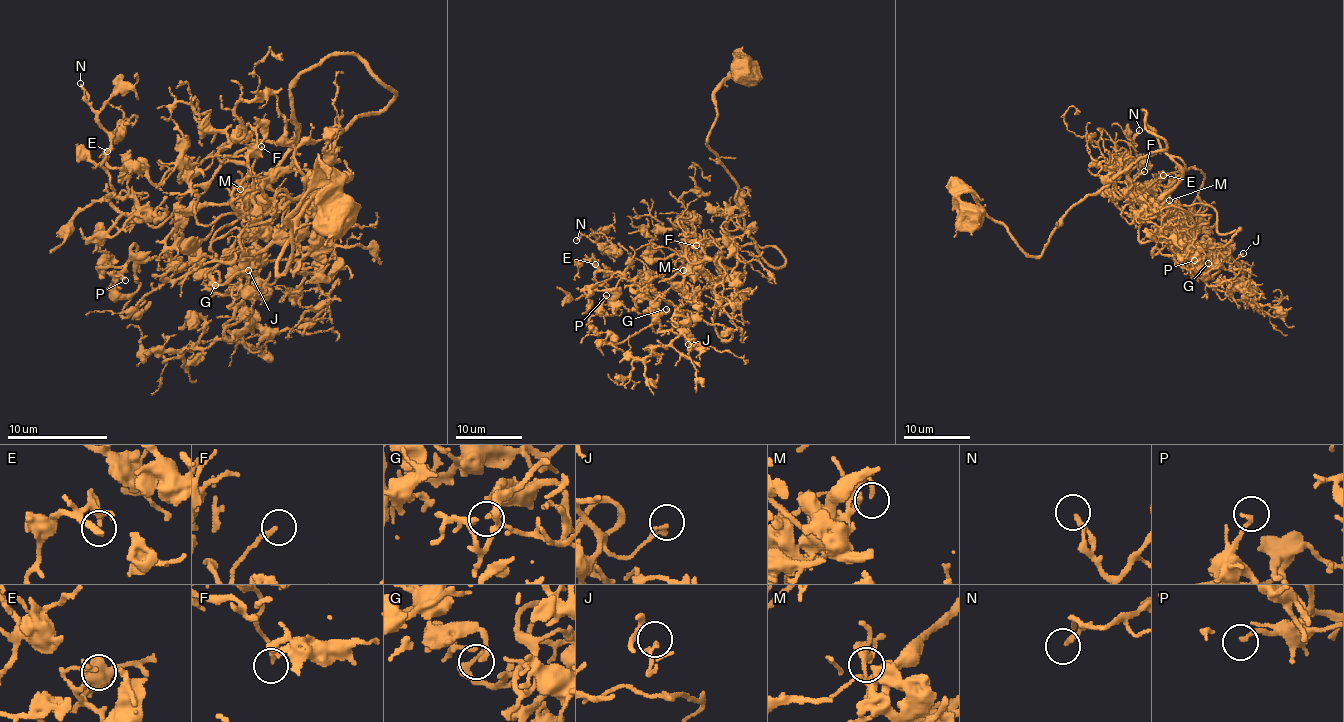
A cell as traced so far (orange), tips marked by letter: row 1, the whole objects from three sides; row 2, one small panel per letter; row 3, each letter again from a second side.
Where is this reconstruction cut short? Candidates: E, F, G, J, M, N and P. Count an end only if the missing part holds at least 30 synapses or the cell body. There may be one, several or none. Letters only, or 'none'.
G

